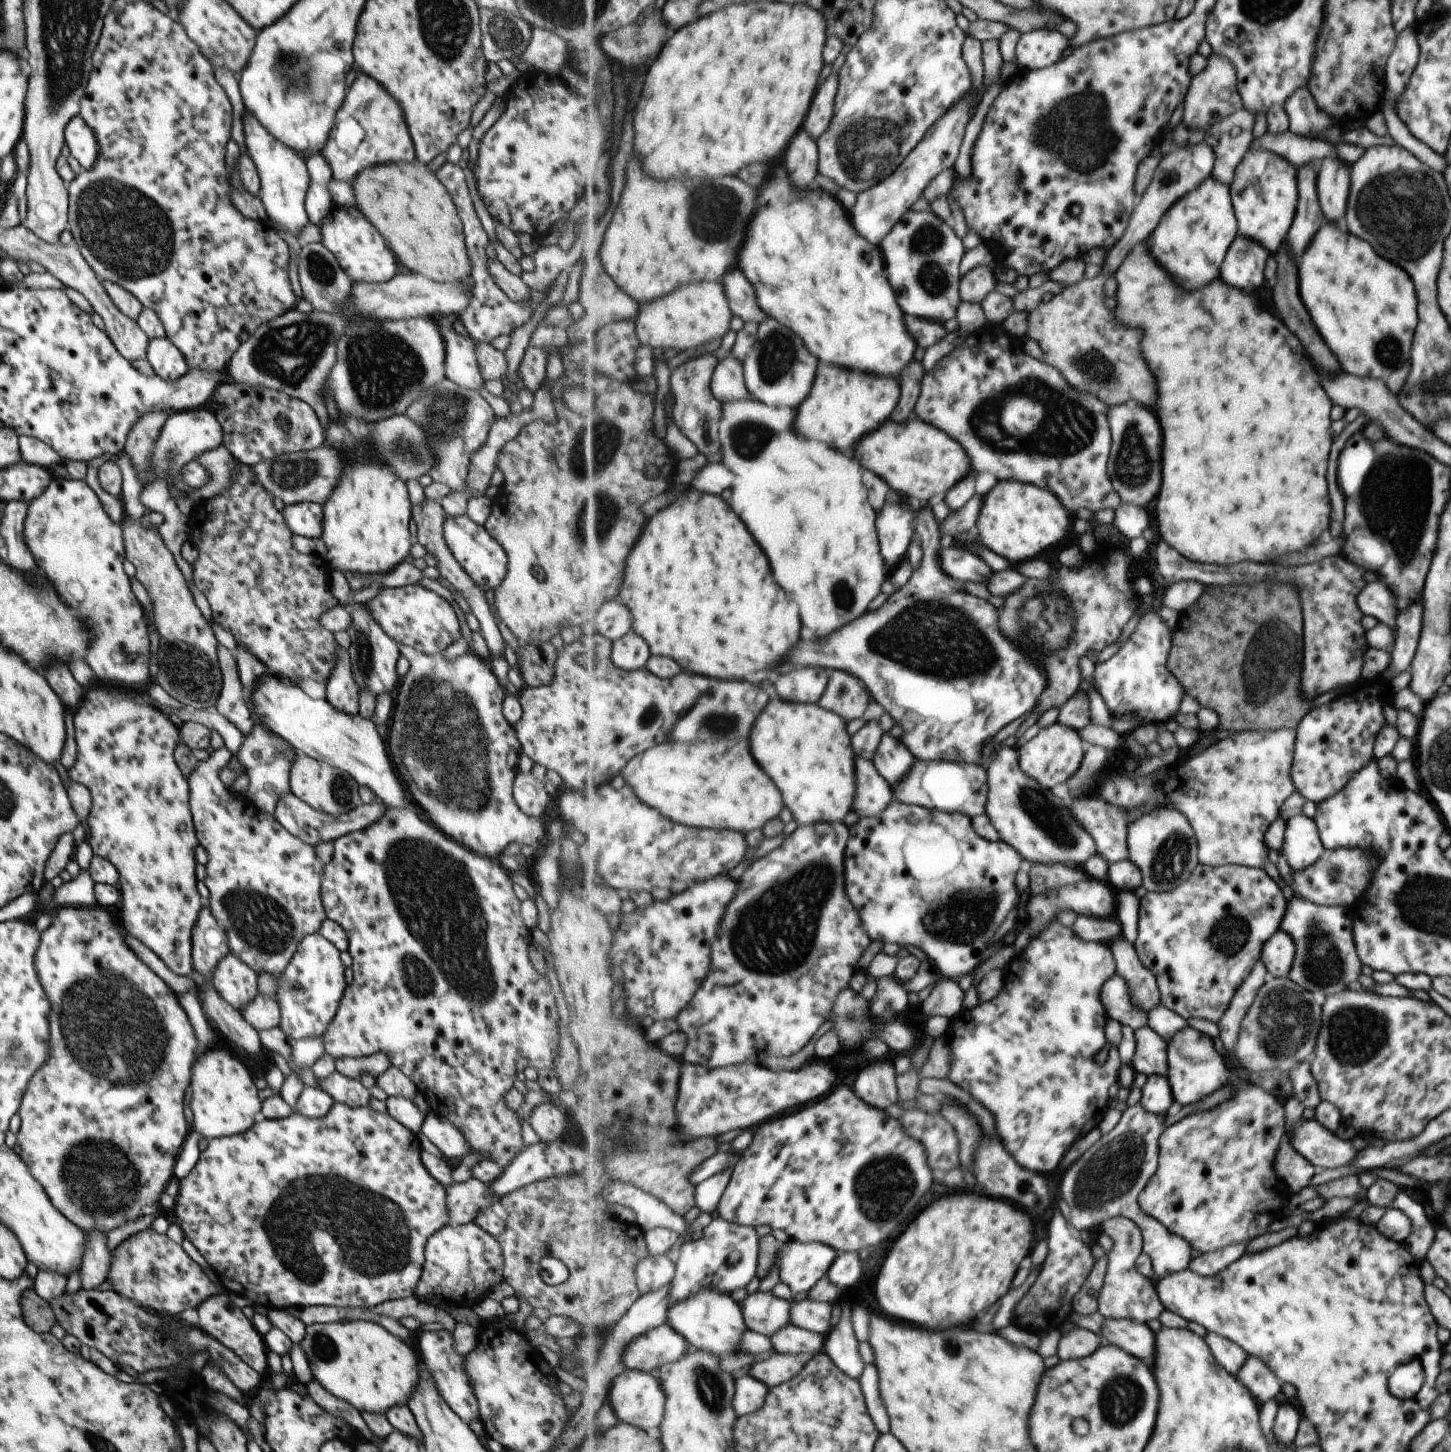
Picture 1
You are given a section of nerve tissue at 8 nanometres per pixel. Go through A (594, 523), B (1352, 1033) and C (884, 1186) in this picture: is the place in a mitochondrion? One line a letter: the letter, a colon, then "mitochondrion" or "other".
A: mitochondrion
B: mitochondrion
C: mitochondrion

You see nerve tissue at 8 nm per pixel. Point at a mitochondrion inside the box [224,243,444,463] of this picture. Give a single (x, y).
(381, 366)

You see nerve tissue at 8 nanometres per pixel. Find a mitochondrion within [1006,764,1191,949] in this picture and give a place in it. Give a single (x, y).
(1046, 814)

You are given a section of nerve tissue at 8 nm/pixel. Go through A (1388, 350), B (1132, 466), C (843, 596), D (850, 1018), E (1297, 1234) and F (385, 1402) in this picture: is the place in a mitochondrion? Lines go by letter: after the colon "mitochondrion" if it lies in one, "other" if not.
A: mitochondrion
B: mitochondrion
C: mitochondrion
D: mitochondrion
E: other
F: other

